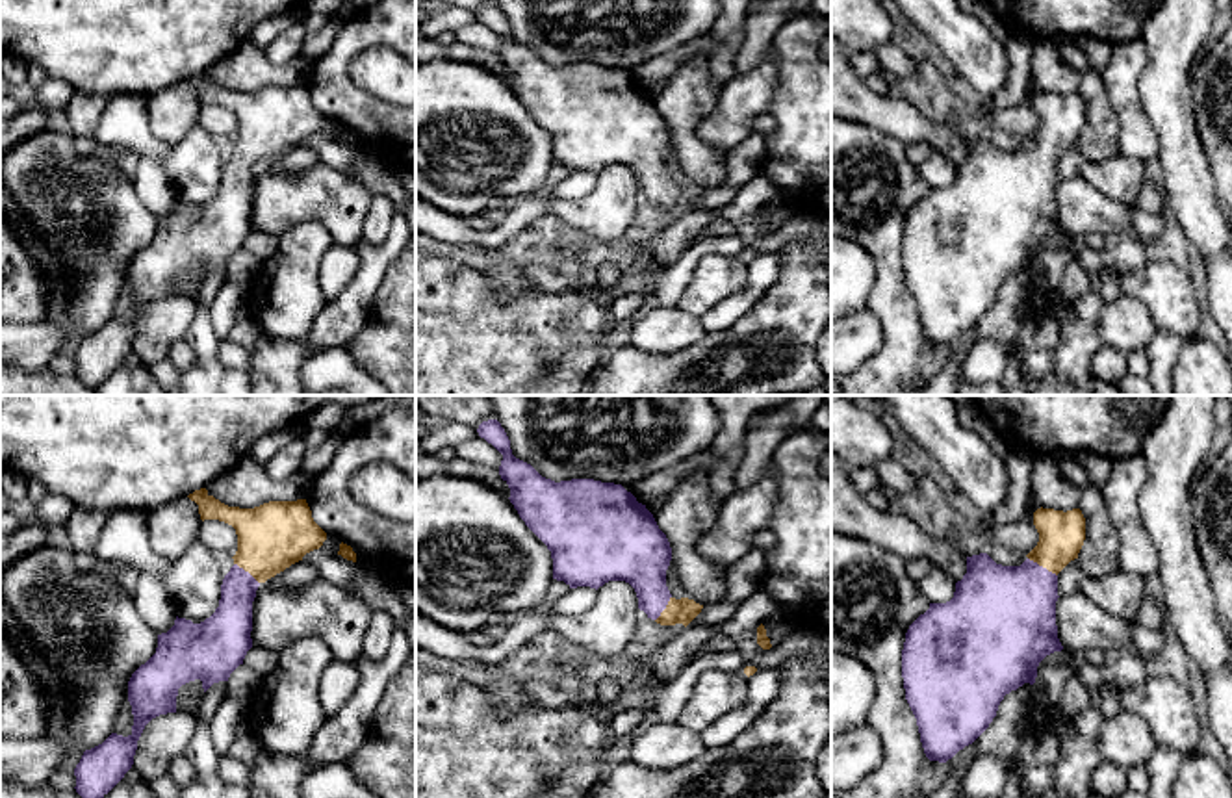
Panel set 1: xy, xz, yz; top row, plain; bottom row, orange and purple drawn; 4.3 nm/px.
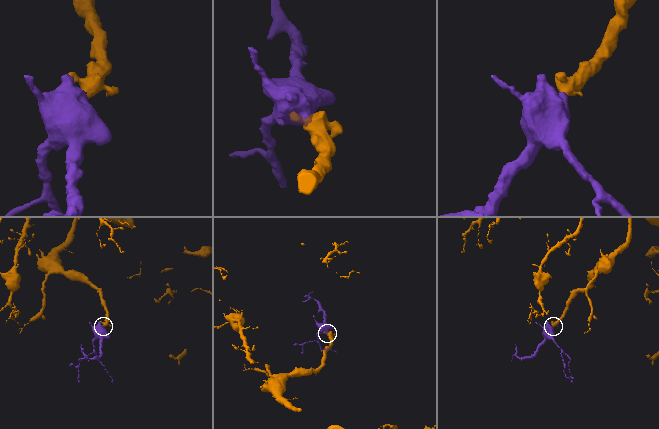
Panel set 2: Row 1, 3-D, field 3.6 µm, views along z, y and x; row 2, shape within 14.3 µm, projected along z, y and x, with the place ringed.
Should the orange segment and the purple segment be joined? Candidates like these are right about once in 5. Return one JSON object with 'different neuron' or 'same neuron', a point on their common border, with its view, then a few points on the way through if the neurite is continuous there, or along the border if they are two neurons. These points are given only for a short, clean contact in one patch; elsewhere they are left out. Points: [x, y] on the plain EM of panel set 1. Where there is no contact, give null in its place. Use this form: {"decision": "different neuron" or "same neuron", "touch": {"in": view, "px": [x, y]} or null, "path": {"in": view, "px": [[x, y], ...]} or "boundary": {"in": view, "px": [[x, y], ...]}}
{"decision": "same neuron", "touch": {"in": "yz", "px": [1043, 151]}, "path": {"in": "yz", "px": [[1062, 119], [1043, 151], [1036, 166], [1006, 195]]}}

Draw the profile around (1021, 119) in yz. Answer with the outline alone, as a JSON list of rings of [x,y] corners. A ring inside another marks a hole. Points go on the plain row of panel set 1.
[[[1033,80],[1026,87],[1026,97],[1009,108],[993,108],[987,113],[987,126],[1000,134],[1015,134],[1028,139],[1039,126],[1039,117],[1033,109],[1033,97],[1041,93]]]

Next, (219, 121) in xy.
[[[219,104],[200,108],[200,124],[219,141],[234,141],[237,135],[236,113]]]

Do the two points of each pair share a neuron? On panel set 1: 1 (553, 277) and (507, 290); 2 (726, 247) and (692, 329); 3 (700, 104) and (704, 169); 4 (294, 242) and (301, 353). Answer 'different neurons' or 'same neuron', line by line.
1: same neuron
2: different neurons
3: same neuron
4: different neurons

